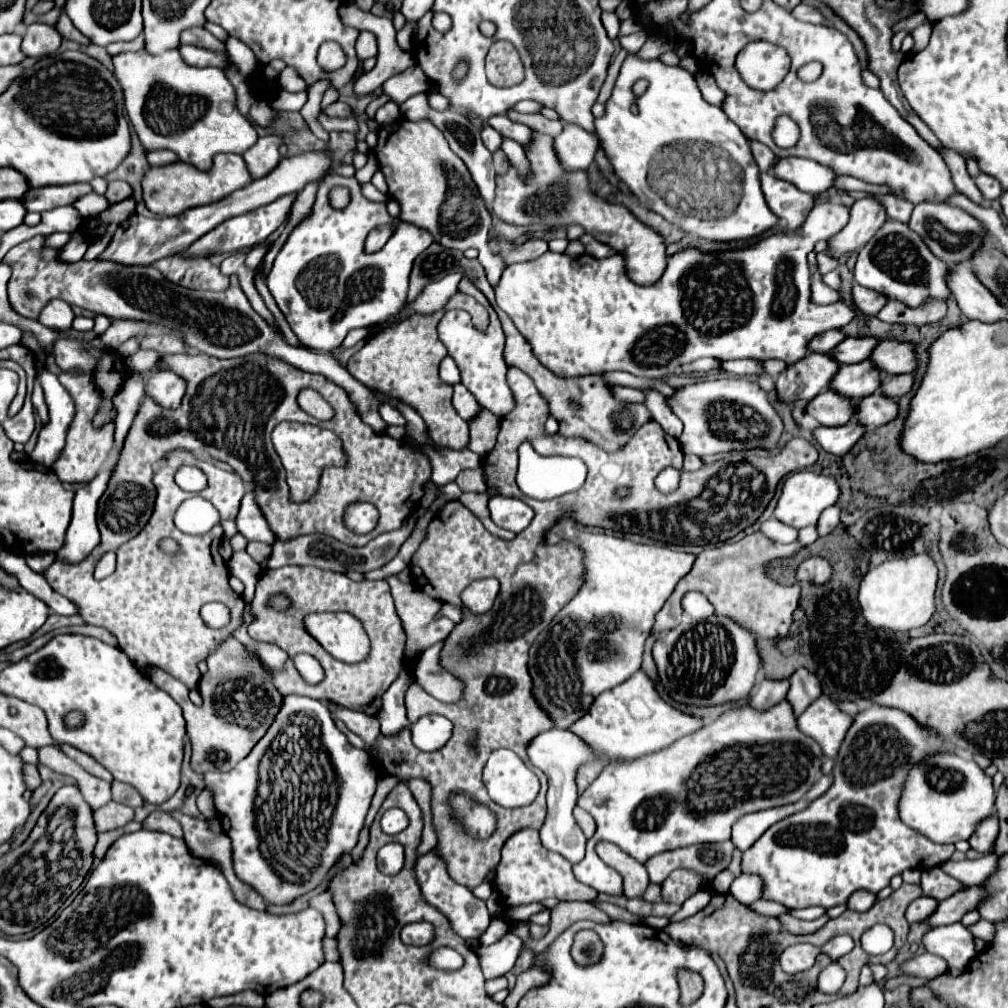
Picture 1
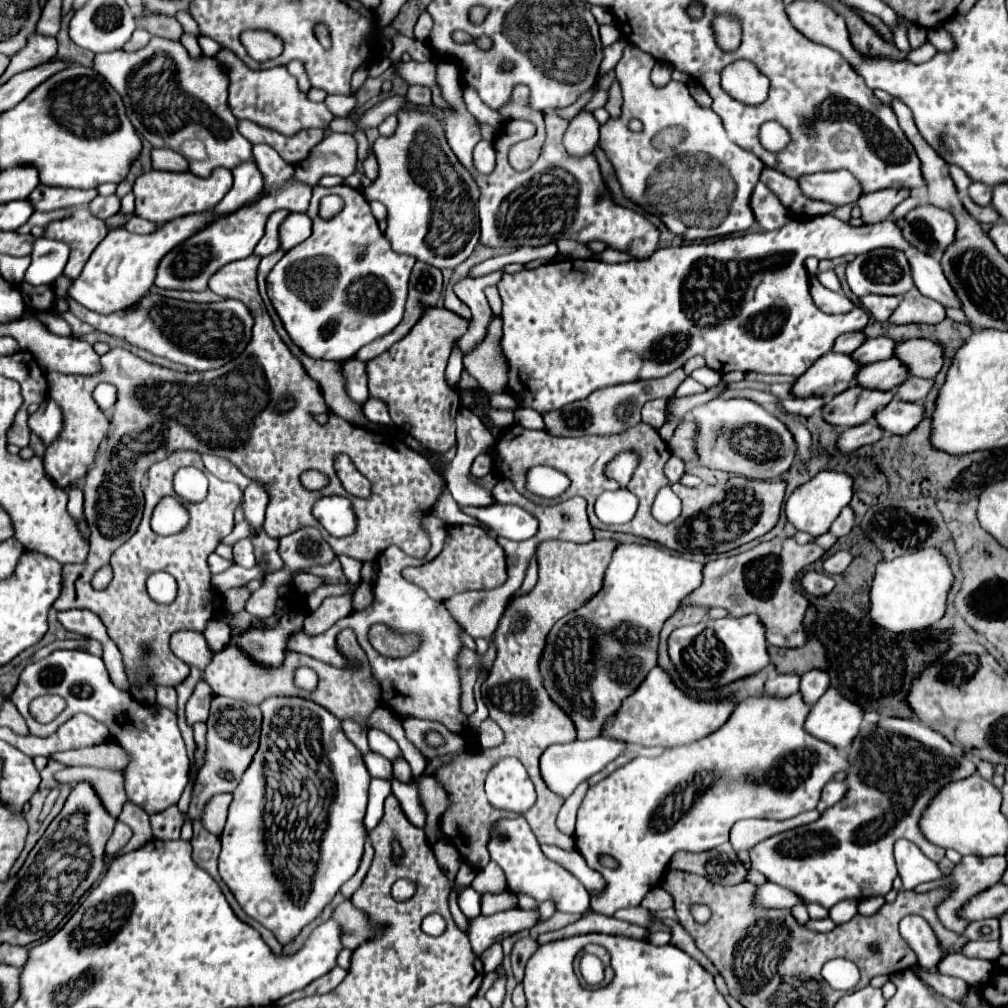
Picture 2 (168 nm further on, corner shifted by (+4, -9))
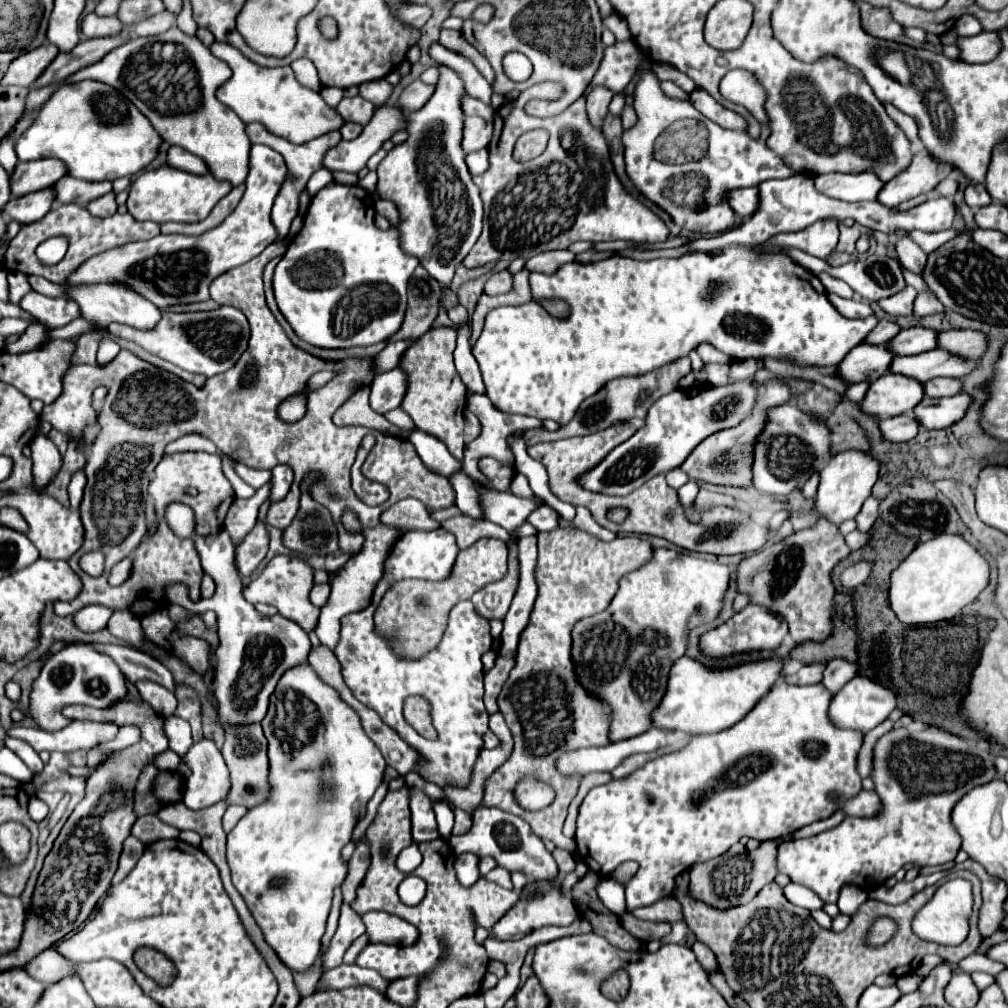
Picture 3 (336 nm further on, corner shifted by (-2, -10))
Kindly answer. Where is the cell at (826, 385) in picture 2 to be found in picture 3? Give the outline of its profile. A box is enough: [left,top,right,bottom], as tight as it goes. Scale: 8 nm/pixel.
[837,343,895,385]

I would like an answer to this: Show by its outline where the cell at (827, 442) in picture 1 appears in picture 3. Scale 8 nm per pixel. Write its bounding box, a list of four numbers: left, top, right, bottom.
[881,413,921,441]

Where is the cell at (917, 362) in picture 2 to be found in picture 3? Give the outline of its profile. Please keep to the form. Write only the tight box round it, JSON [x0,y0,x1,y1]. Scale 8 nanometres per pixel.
[939,329,989,359]

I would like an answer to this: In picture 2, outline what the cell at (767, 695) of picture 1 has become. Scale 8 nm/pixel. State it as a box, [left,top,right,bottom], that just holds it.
[765,674,799,698]

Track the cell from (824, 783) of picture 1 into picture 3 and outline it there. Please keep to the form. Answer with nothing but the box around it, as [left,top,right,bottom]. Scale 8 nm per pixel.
[843,791,881,817]

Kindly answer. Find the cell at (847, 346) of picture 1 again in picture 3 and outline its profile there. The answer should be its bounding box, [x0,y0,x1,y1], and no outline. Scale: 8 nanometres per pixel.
[889,325,939,355]

